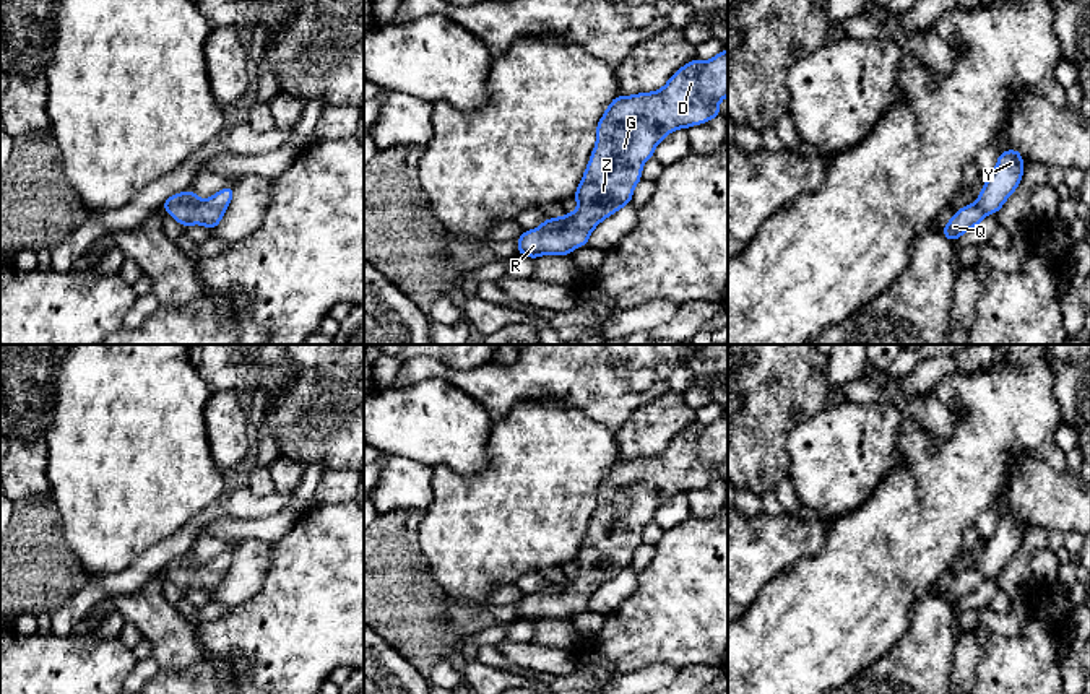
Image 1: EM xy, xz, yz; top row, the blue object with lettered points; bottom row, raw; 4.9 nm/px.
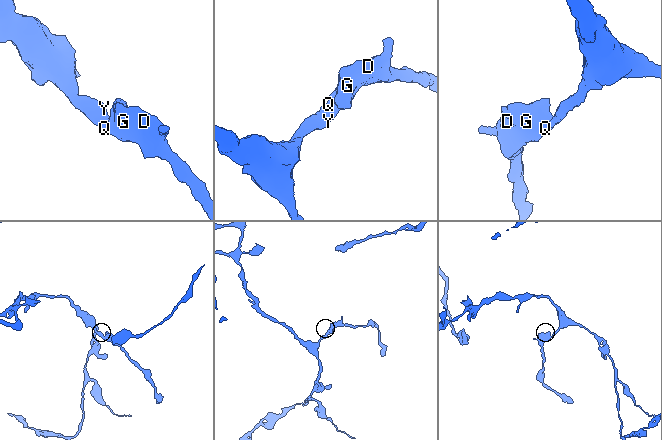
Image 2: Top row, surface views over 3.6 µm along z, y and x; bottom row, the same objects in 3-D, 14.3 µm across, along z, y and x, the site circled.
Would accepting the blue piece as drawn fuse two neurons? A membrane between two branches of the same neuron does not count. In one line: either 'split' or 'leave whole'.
leave whole

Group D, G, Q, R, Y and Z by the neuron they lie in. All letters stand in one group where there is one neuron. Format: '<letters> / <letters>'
D G Q R Y Z

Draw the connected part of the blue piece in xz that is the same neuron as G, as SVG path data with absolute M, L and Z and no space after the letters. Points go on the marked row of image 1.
M728 50L707 62L695 59L686 63L658 91L616 96L596 125L596 145L573 195L578 210L525 231L517 239L518 255L536 260L546 254L572 255L575 247L586 247L590 234L603 219L630 205L634 189L642 180L642 166L655 156L656 145L676 128L687 130L721 115L718 104L726 96Z

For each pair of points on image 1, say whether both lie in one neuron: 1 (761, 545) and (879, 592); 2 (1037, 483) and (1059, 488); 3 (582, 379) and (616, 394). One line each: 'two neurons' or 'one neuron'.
1: two neurons
2: one neuron
3: one neuron

